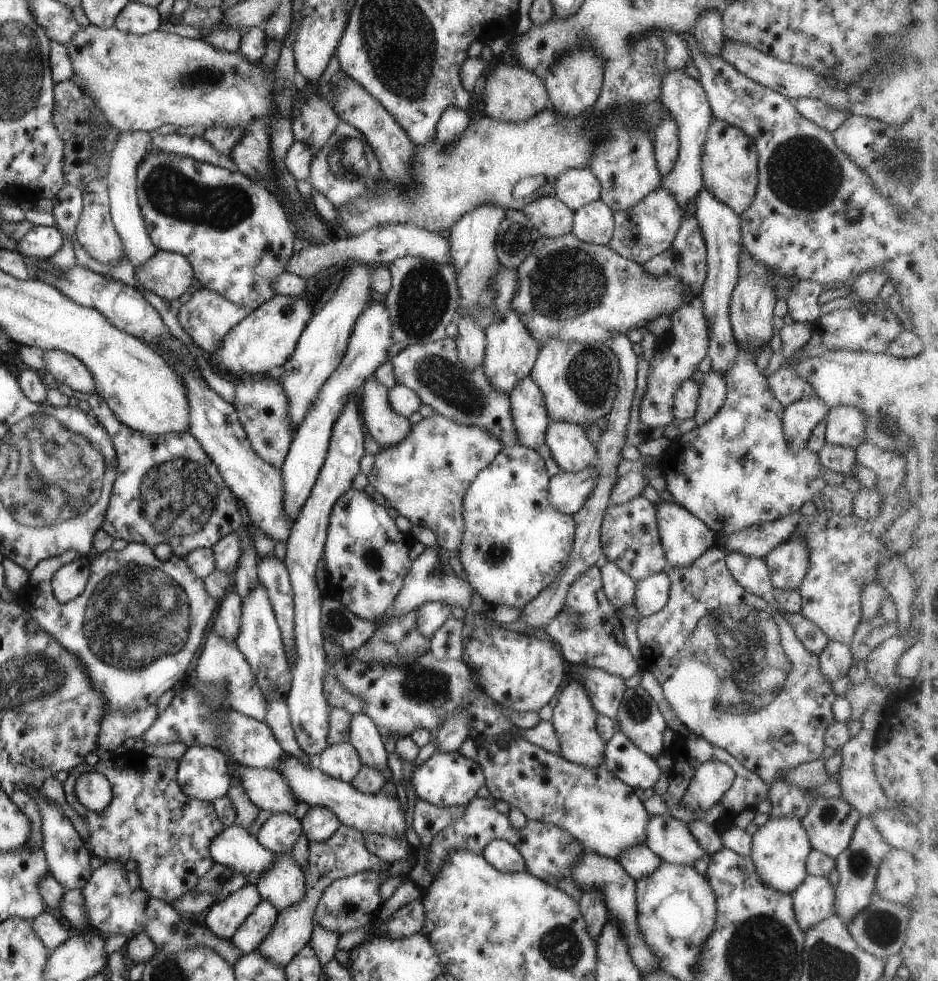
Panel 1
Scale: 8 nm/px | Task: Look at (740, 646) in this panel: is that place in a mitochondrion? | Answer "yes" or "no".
yes

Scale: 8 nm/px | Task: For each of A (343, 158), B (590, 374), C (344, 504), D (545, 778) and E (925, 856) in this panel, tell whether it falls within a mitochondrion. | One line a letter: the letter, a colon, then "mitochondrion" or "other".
A: mitochondrion
B: mitochondrion
C: other
D: other
E: other

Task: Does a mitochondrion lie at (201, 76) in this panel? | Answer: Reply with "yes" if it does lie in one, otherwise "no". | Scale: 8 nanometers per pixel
yes

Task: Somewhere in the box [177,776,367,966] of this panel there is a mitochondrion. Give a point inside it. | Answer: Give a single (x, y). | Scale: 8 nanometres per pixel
(348, 908)

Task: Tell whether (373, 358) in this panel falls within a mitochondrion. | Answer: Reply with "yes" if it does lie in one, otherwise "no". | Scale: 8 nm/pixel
no

